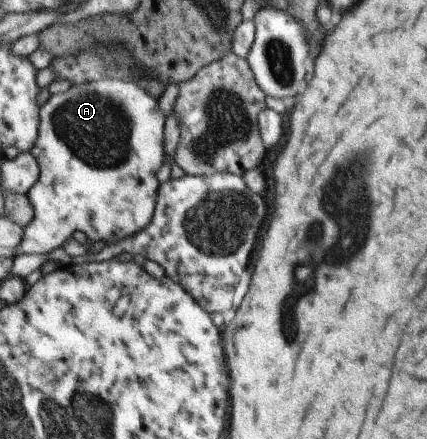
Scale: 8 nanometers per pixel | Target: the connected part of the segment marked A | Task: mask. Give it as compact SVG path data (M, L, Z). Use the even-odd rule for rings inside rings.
M110 77L109 79L100 79L94 83L84 83L84 85L74 85L65 93L51 95L48 102L41 109L41 129L40 137L35 149L31 152L38 157L41 162L40 182L32 189L29 194L32 205L36 211L36 219L25 228L25 237L22 244L17 248L17 255L46 255L54 249L65 248L66 243L74 238L76 231L82 231L87 235L88 240L95 243L105 241L110 243L120 243L124 239L129 239L148 229L148 225L154 221L156 207L158 206L158 197L160 196L161 184L158 181L158 171L166 163L168 155L167 143L167 118L160 107L159 99L146 87L142 87L138 81L118 79Z

